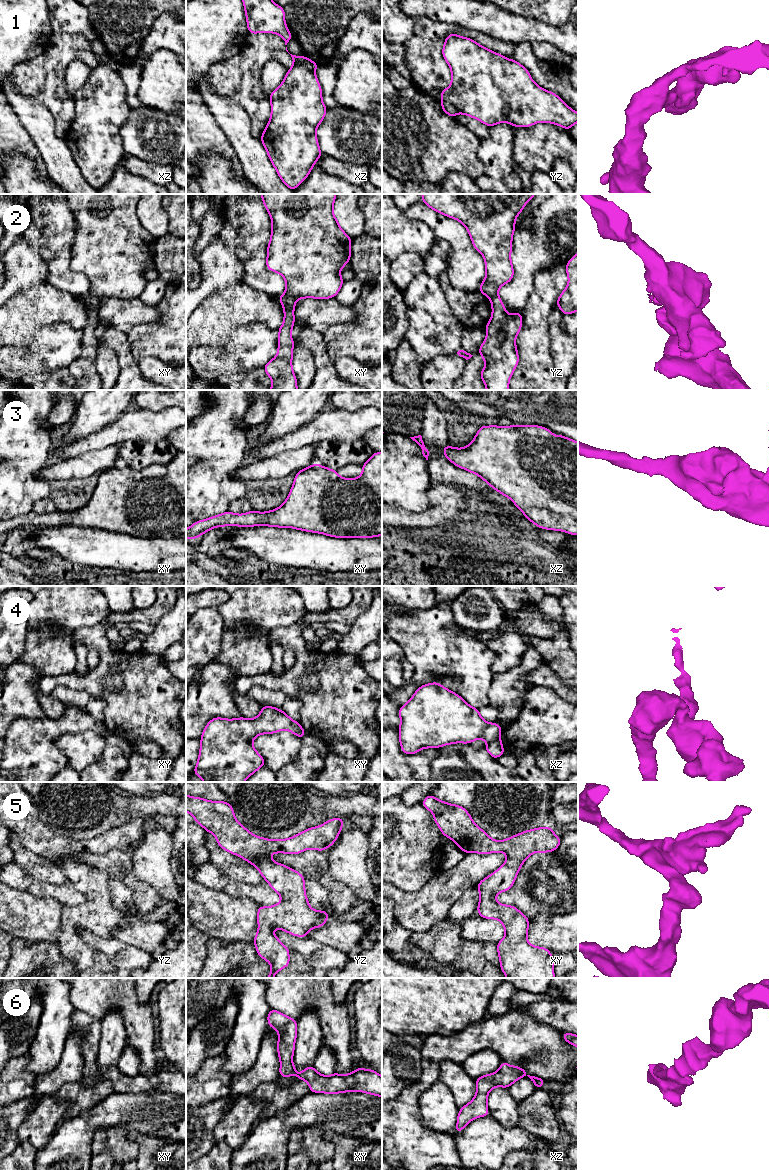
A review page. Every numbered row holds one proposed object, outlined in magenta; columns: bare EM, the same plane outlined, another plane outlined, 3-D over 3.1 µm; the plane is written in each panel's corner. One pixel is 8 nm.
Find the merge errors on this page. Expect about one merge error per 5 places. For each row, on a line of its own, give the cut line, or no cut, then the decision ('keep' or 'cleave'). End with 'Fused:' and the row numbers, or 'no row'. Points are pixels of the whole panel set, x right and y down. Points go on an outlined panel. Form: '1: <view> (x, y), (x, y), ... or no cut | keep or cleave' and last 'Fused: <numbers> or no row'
1: yz (441, 100), (448, 101), (459, 112) | cleave
2: xy (284, 293), (295, 300) | cleave
3: no cut | keep
4: xz (499, 737), (487, 743) | cleave
5: no cut | keep
6: no cut | keep
Fused: 1, 2, 4

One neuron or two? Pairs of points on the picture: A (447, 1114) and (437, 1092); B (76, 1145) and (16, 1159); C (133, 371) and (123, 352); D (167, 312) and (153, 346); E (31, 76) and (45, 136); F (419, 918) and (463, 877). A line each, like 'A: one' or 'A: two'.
A: one
B: two
C: one
D: one
E: two
F: one

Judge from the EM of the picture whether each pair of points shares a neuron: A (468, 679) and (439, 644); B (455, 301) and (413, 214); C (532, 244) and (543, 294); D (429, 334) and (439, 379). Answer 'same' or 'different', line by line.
A: same
B: different
C: different
D: different

